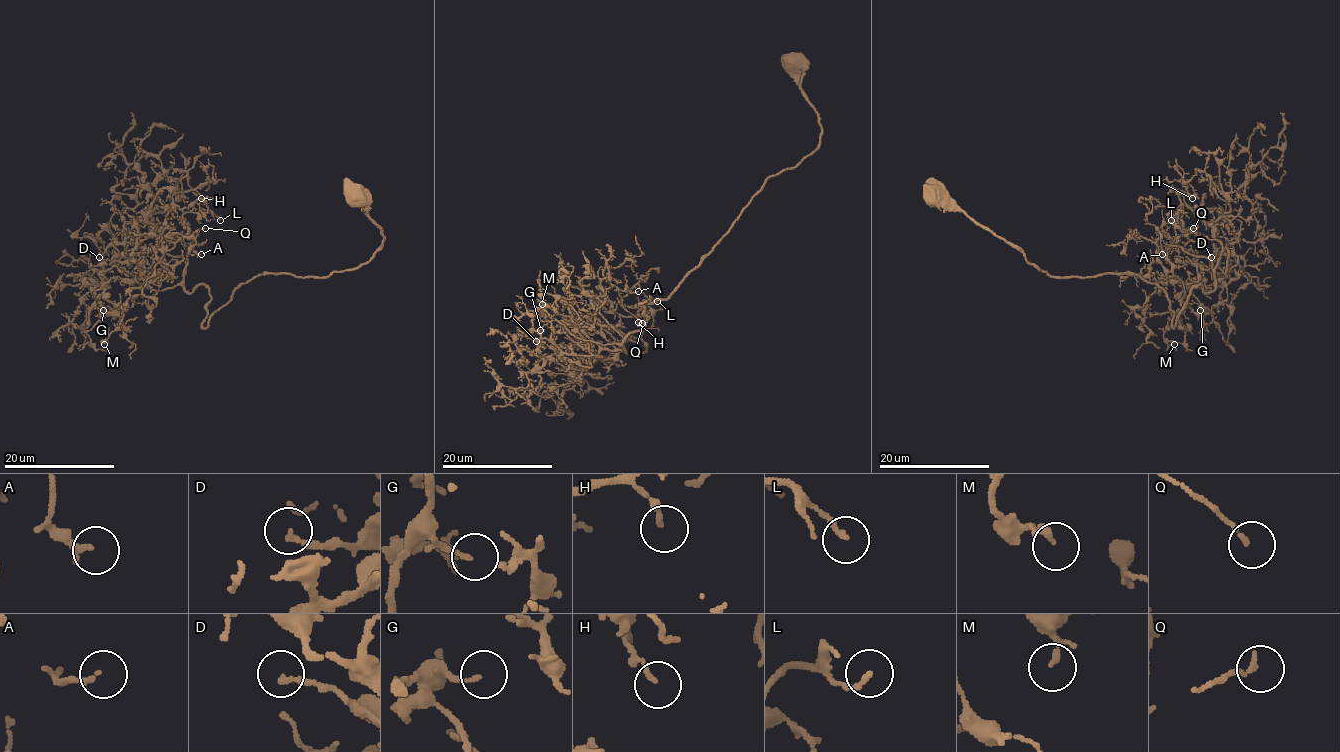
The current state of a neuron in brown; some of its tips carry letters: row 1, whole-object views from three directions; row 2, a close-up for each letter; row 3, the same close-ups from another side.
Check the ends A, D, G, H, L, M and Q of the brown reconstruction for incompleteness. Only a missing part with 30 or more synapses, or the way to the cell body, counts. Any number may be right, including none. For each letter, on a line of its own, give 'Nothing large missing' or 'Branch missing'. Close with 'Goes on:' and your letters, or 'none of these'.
A: Nothing large missing
D: Nothing large missing
G: Nothing large missing
H: Nothing large missing
L: Nothing large missing
M: Nothing large missing
Q: Nothing large missing
Goes on: none of these

